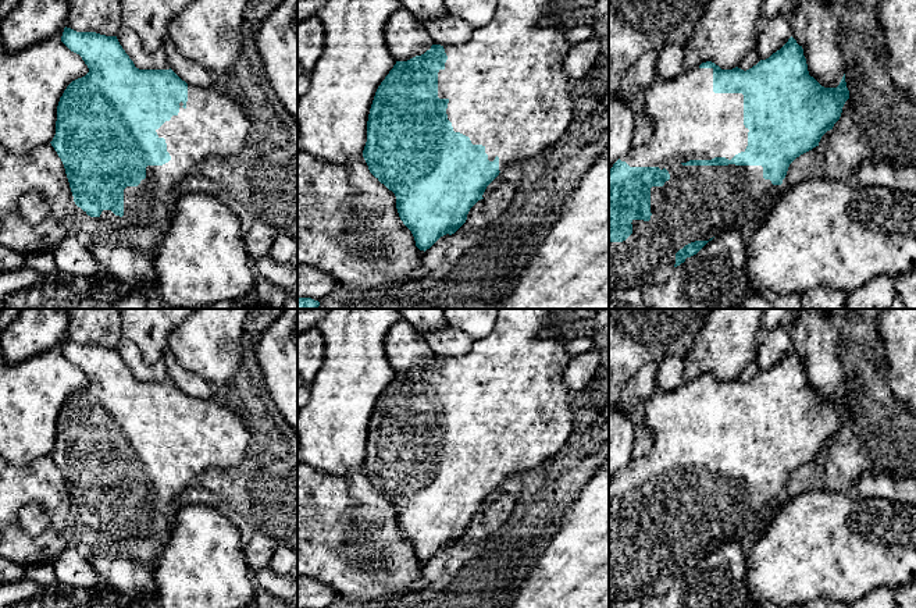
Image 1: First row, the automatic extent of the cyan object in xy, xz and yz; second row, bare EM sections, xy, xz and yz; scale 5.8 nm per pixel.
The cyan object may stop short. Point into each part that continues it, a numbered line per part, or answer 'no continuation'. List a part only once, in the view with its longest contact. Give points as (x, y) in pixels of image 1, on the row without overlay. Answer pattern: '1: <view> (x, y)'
1: yz (690, 433)

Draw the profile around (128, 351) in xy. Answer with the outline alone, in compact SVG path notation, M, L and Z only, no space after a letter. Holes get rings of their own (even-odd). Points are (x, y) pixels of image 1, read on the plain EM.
M128 338L121 339L117 351L135 378L139 381L170 381L170 376L164 362L153 366L147 365L140 353L140 349Z

